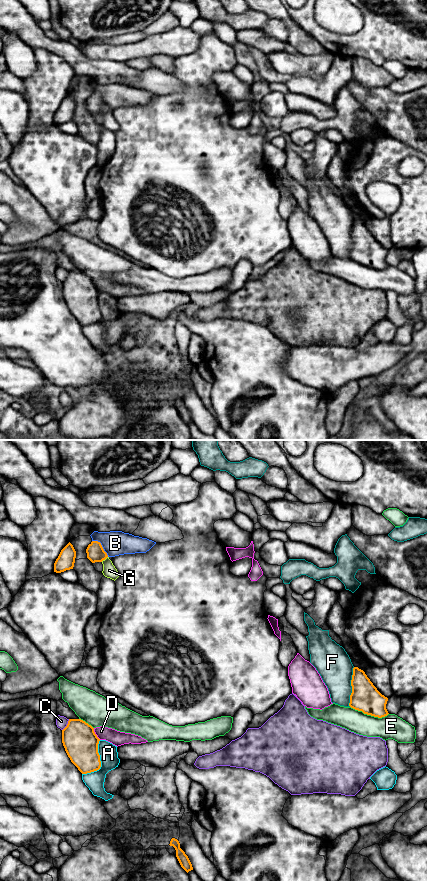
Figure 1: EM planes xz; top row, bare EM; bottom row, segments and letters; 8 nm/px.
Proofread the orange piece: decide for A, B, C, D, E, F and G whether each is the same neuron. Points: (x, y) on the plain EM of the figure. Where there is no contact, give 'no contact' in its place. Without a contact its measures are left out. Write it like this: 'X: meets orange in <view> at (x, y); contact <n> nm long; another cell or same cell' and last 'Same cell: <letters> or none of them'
A: meets orange in xz at (100, 315); contact 320 nm long; another cell
B: meets orange in xz at (101, 98); contact 190 nm long; another cell
C: meets orange in xz at (67, 277); contact 110 nm long; another cell
D: meets orange in xz at (95, 286); contact 110 nm long; another cell
E: meets orange in xz at (369, 266); contact 320 nm long; another cell
F: meets orange in xz at (352, 239); contact 320 nm long; same cell
G: meets orange in xz at (104, 111); contact 70 nm long; another cell
Same cell: F

